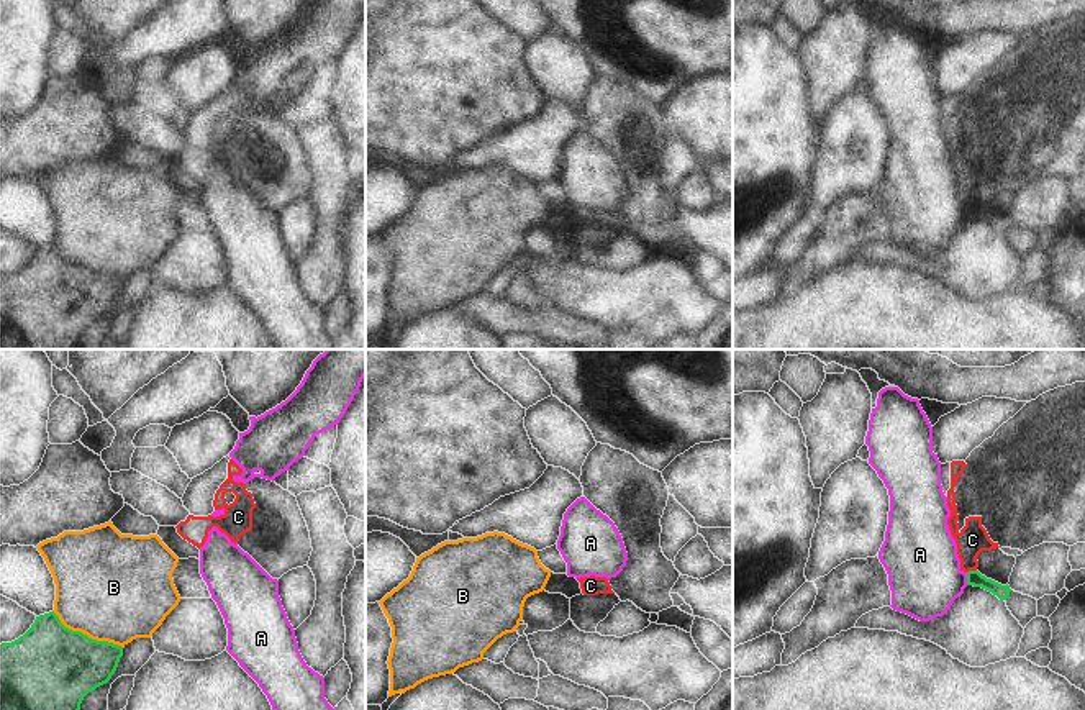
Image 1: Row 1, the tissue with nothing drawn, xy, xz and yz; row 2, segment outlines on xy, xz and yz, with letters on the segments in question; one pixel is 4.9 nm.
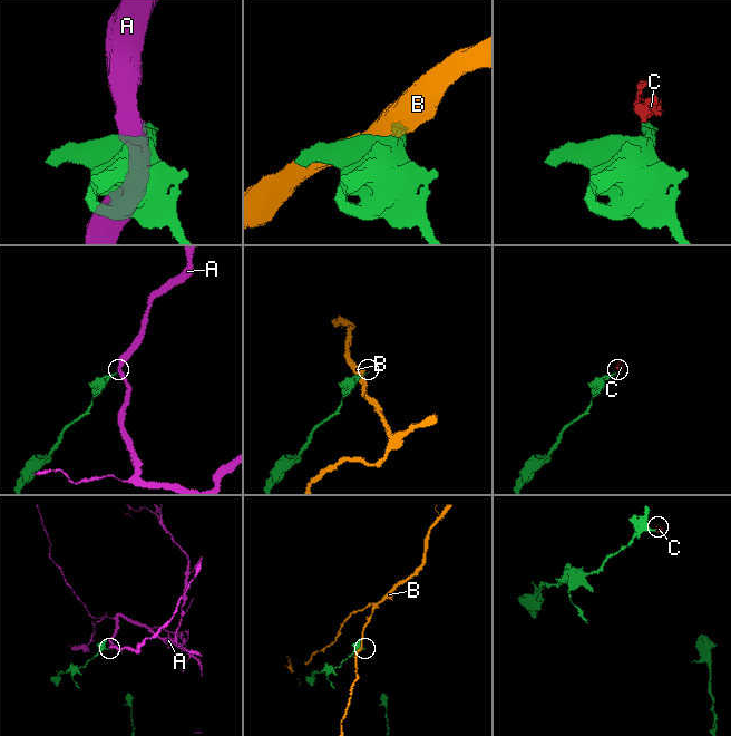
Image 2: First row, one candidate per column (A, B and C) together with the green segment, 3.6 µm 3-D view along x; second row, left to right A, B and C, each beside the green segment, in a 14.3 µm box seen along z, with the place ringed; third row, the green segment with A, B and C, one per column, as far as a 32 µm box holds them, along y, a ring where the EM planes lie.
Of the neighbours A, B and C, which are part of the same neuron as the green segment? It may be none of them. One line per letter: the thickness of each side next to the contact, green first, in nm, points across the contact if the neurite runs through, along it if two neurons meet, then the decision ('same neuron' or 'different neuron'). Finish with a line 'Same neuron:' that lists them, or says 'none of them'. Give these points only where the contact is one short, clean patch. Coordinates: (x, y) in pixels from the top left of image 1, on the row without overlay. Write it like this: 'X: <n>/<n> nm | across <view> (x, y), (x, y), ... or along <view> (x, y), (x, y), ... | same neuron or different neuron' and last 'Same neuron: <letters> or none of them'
A: 80/360 nm | along yz (966, 205), (969, 217) | different neuron
B: 440/500 nm | different neuron
C: 80/150 nm | along yz (976, 202), (967, 205) | different neuron
Same neuron: none of them

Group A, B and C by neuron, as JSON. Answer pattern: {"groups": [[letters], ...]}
{"groups": [["A"], ["B"], ["C"]]}

